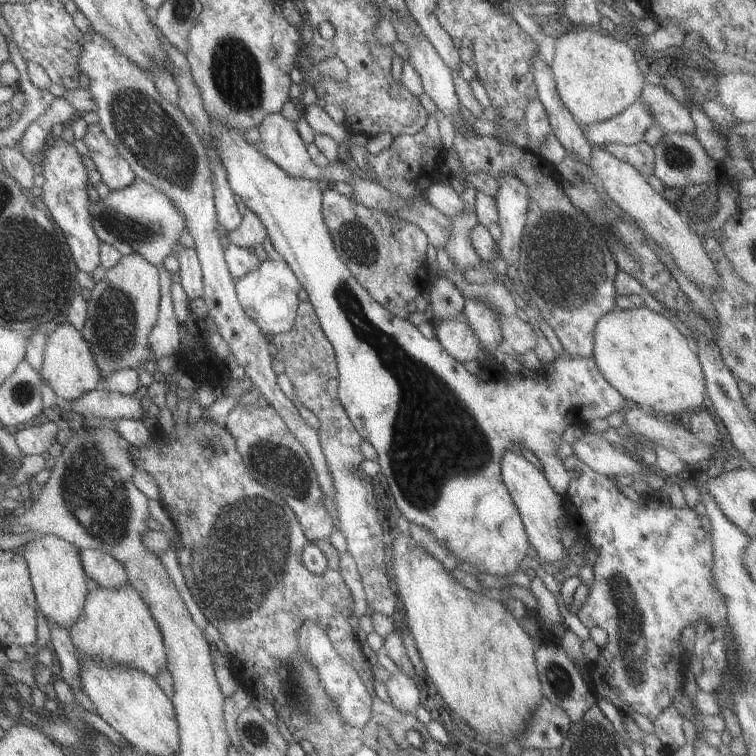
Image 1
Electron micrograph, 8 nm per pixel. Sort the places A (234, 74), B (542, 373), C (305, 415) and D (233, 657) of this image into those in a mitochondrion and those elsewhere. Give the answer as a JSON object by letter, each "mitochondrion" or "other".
{"A":"mitochondrion","B":"other","C":"other","D":"other"}

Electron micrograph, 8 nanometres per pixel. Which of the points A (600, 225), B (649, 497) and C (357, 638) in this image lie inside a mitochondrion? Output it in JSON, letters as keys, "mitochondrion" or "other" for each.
{"A":"mitochondrion","B":"other","C":"other"}

